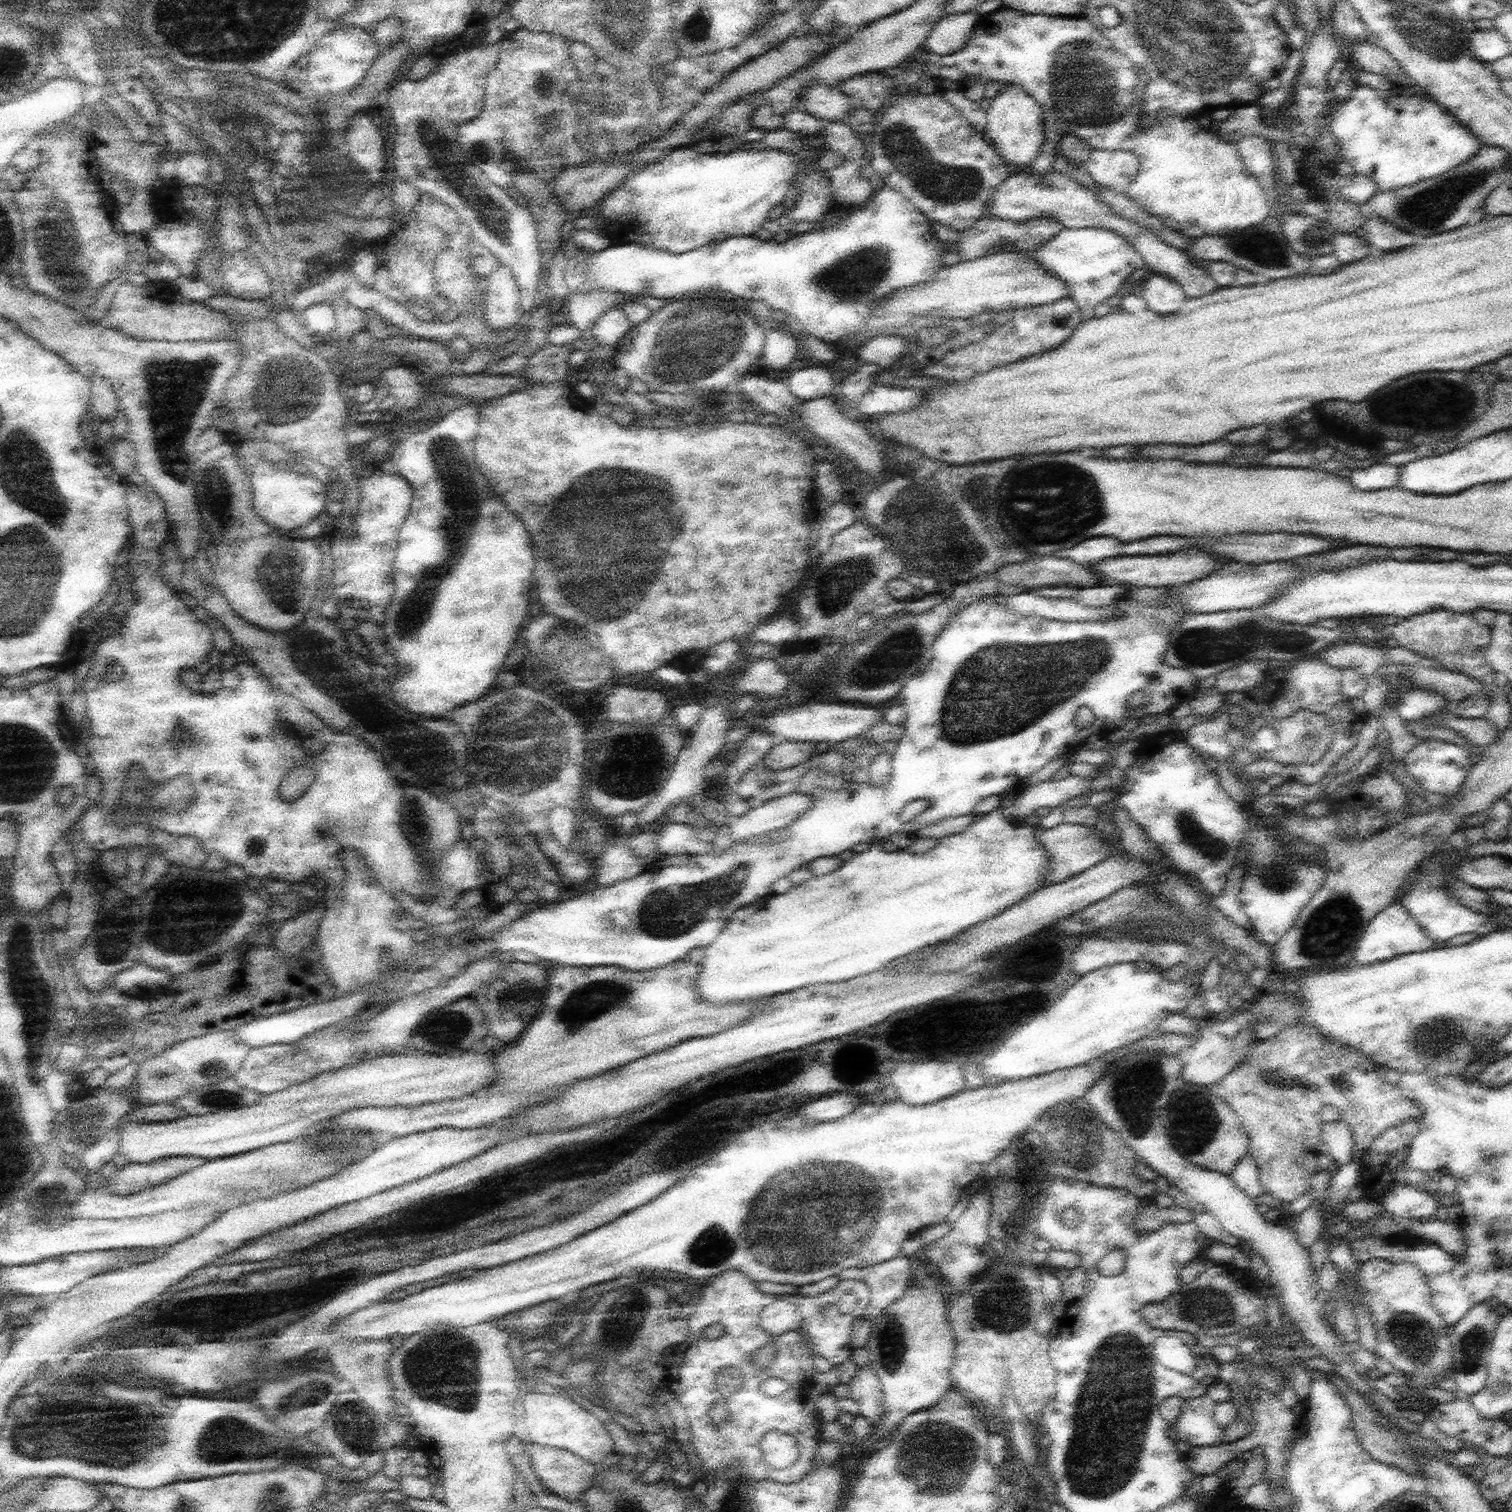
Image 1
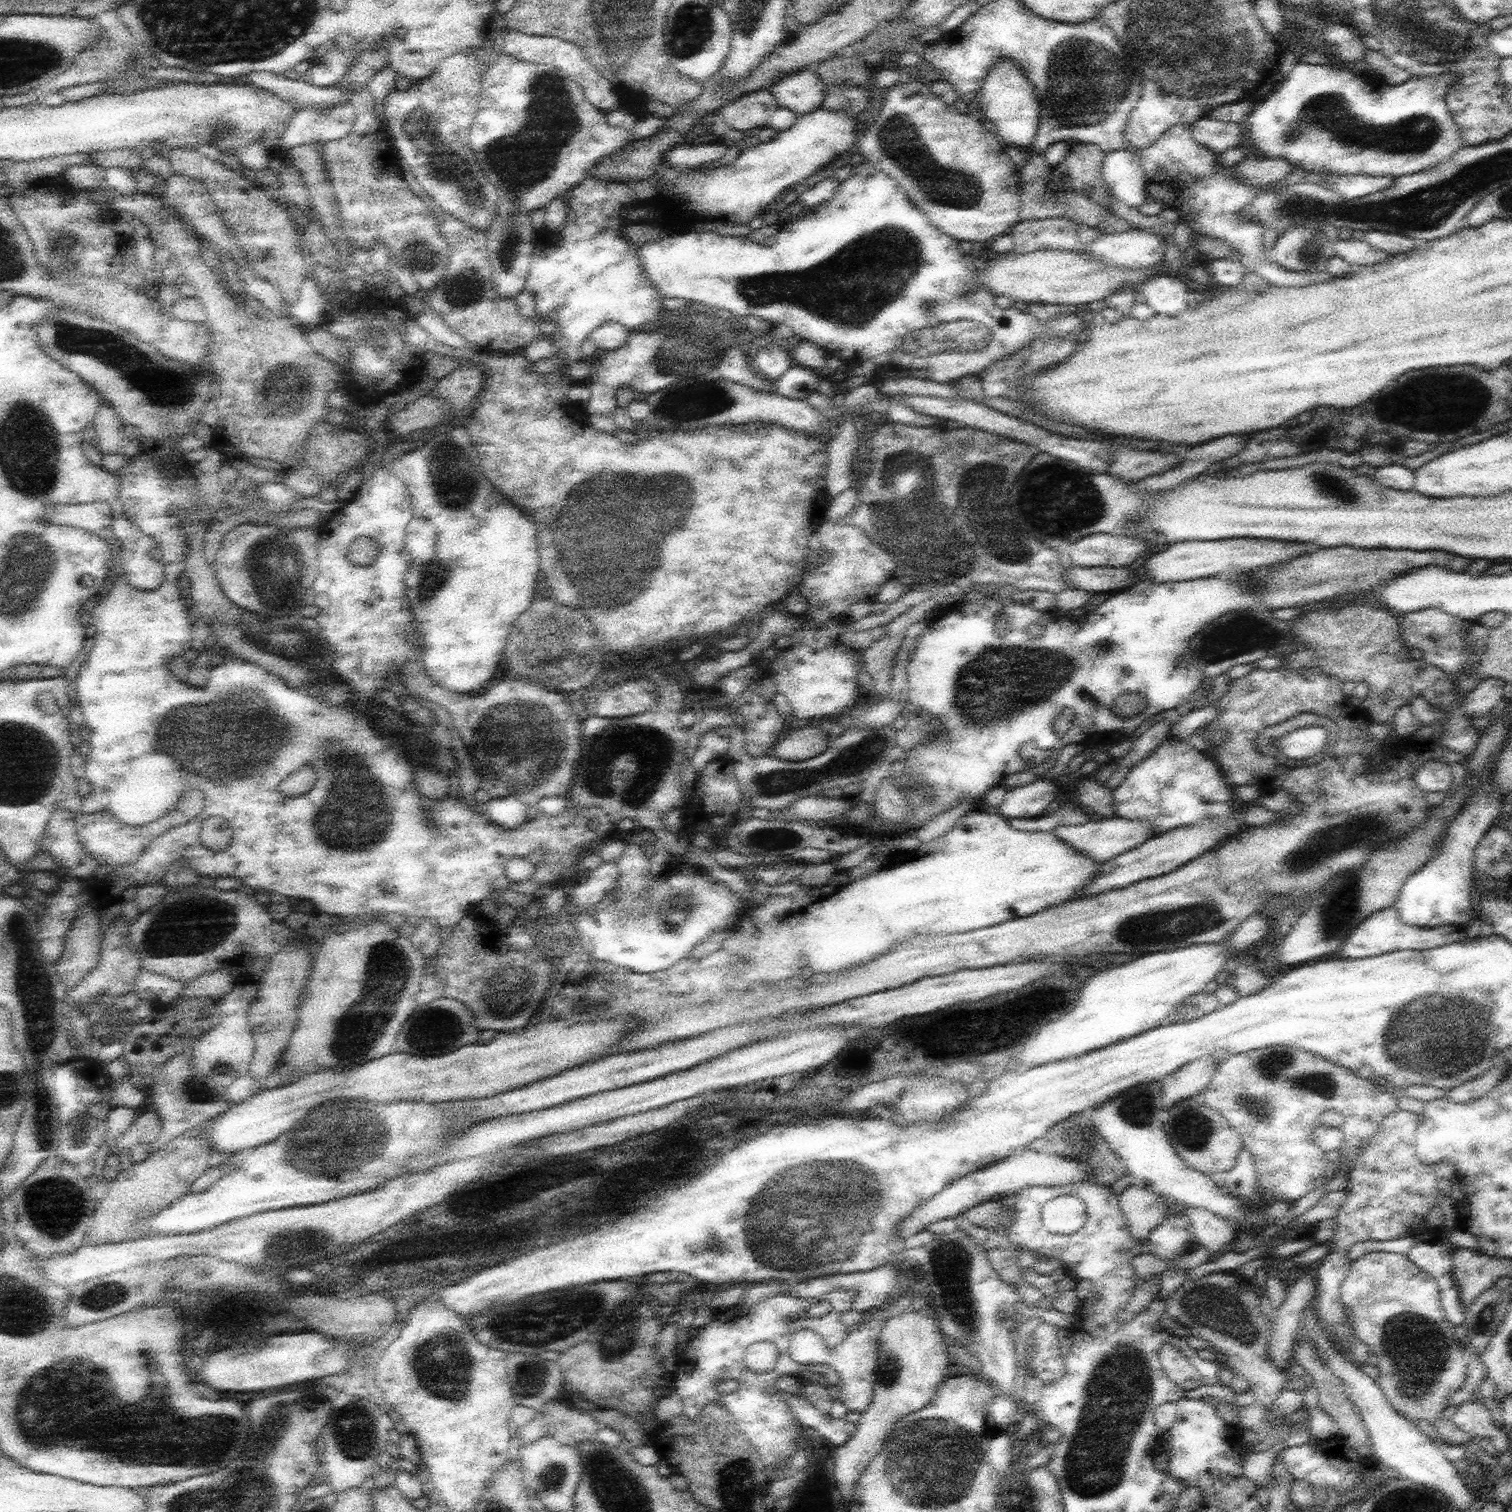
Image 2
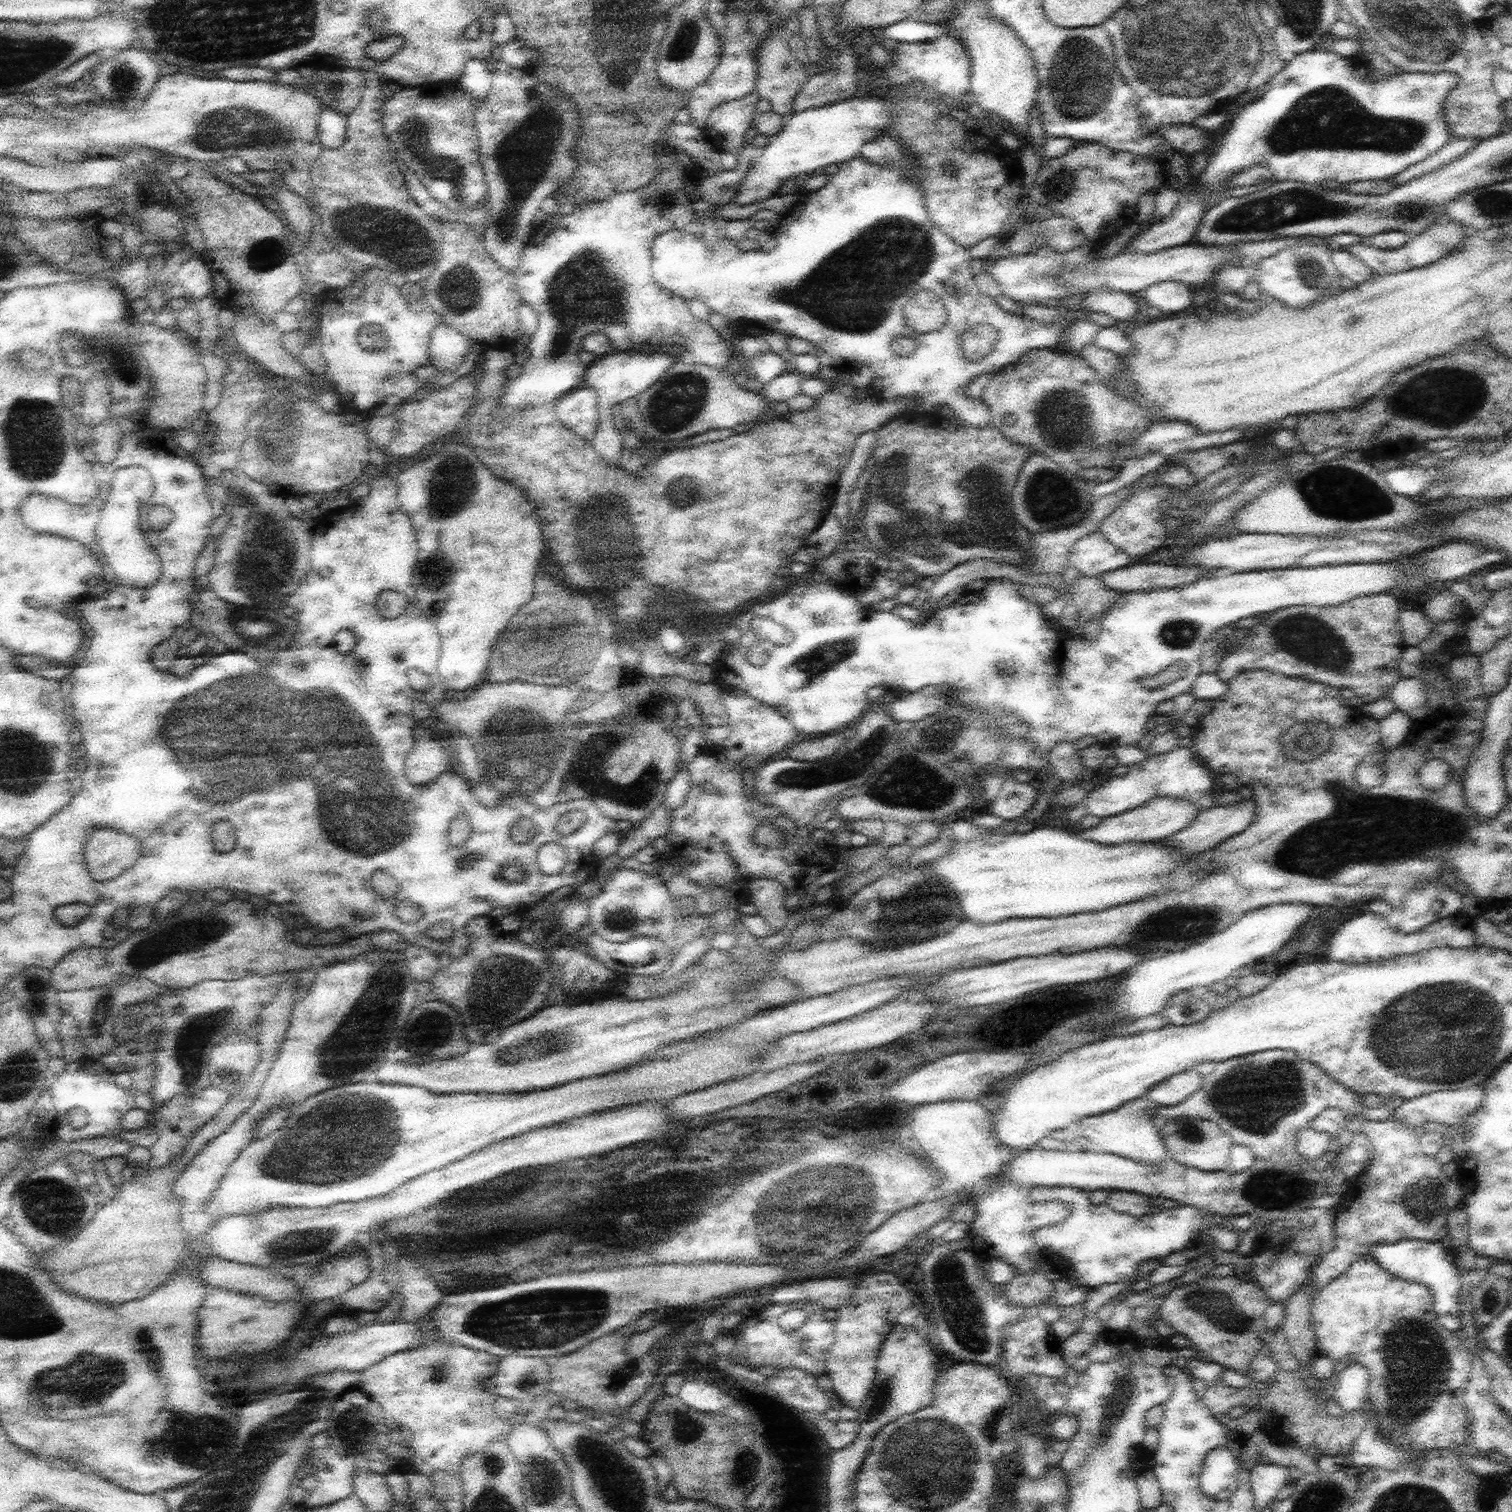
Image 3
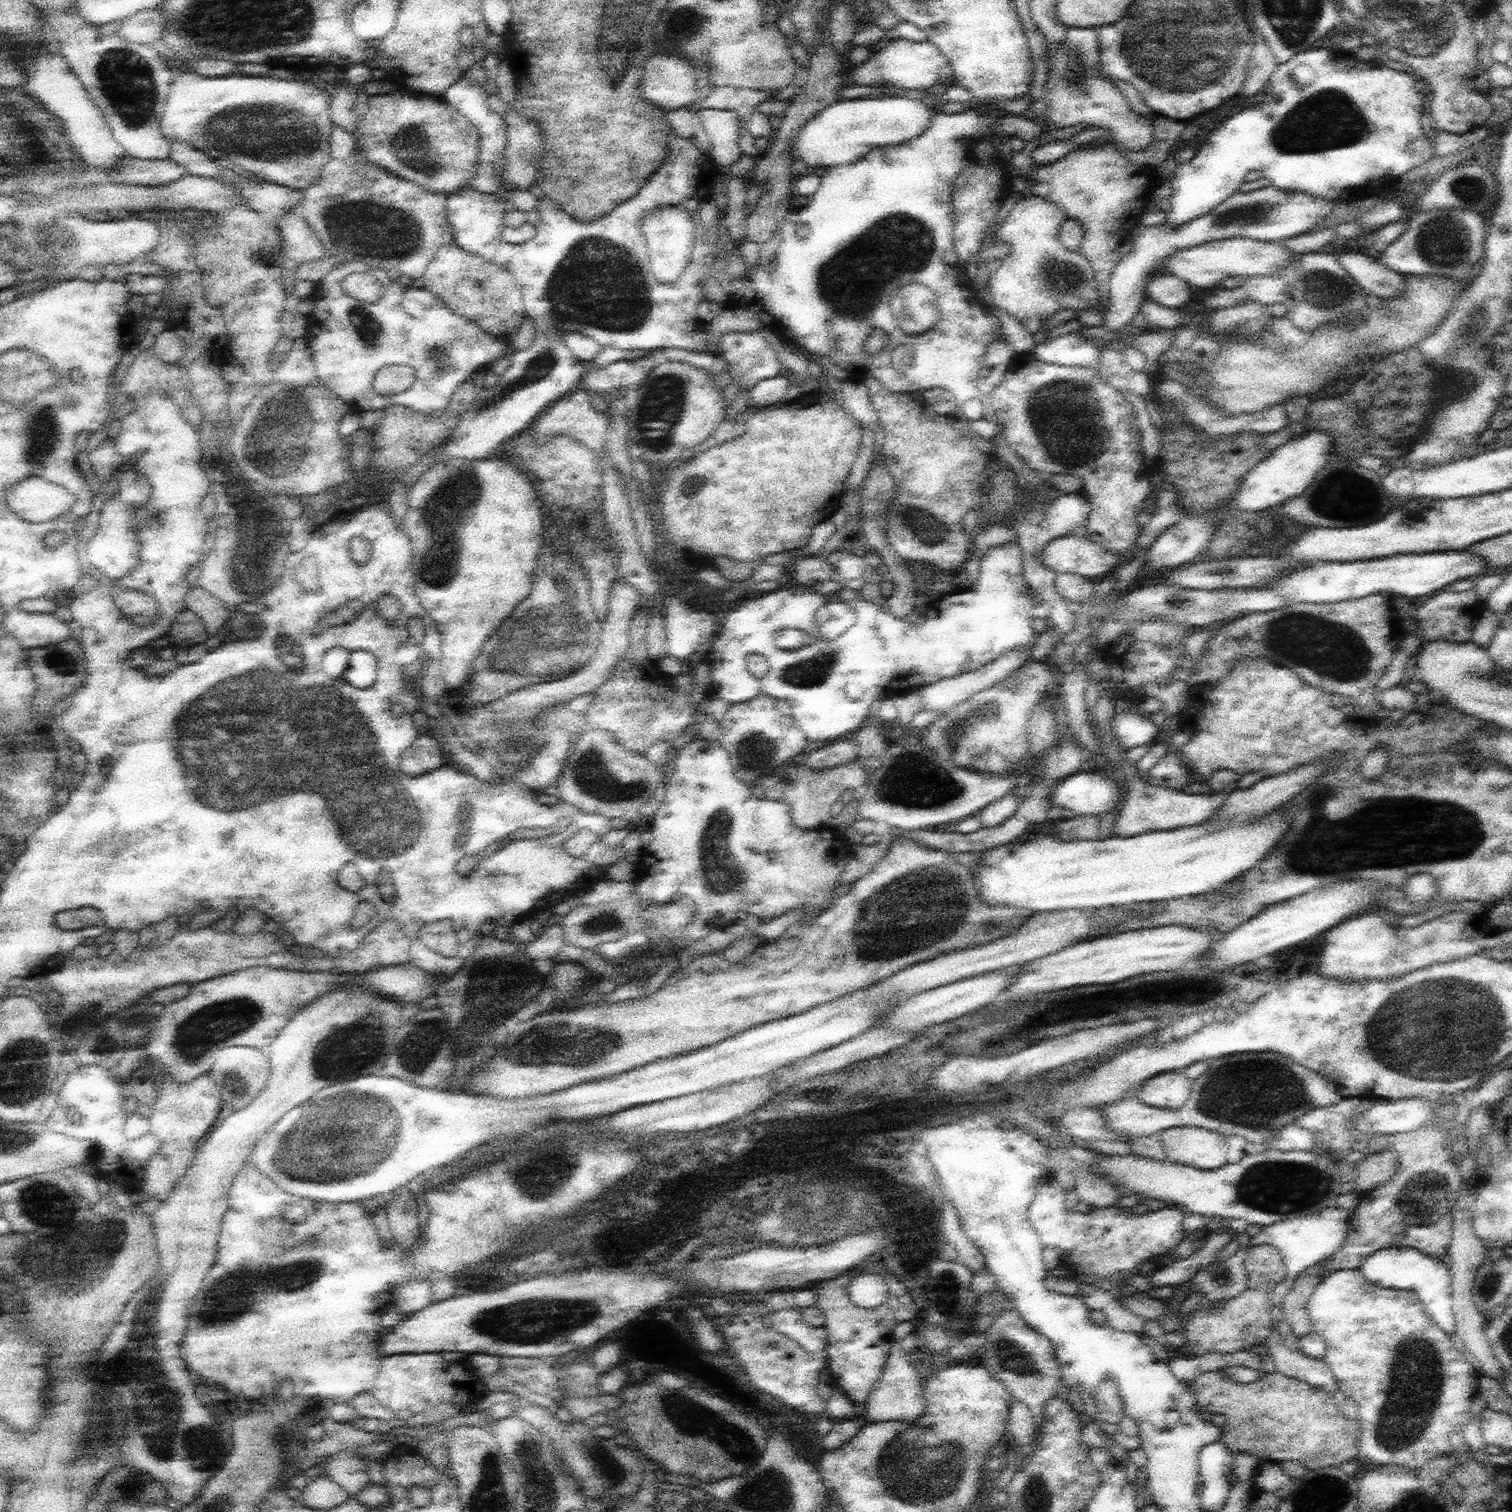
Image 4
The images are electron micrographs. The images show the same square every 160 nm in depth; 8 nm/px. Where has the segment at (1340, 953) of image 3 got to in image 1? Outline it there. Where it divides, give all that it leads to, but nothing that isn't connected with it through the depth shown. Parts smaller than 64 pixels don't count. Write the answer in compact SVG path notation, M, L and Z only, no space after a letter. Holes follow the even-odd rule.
M1394 901L1367 924L1356 947L1356 952L1354 952L1354 960L1358 962L1358 966L1366 966L1411 952L1424 952L1433 948L1434 941L1431 937L1425 928L1411 915L1410 910L1404 908L1400 901Z

